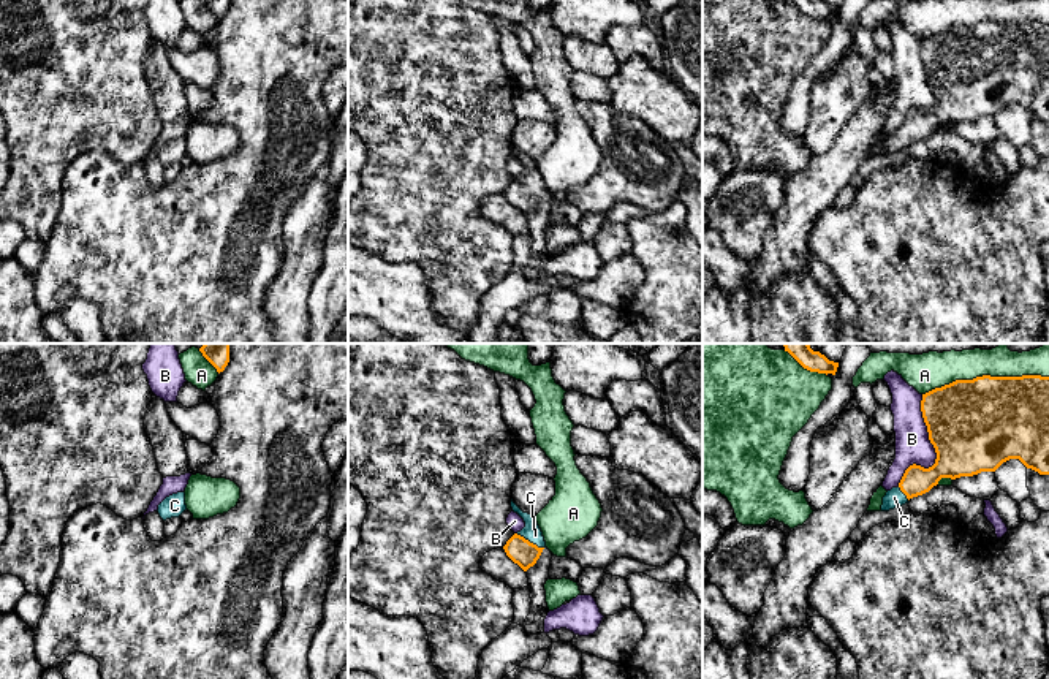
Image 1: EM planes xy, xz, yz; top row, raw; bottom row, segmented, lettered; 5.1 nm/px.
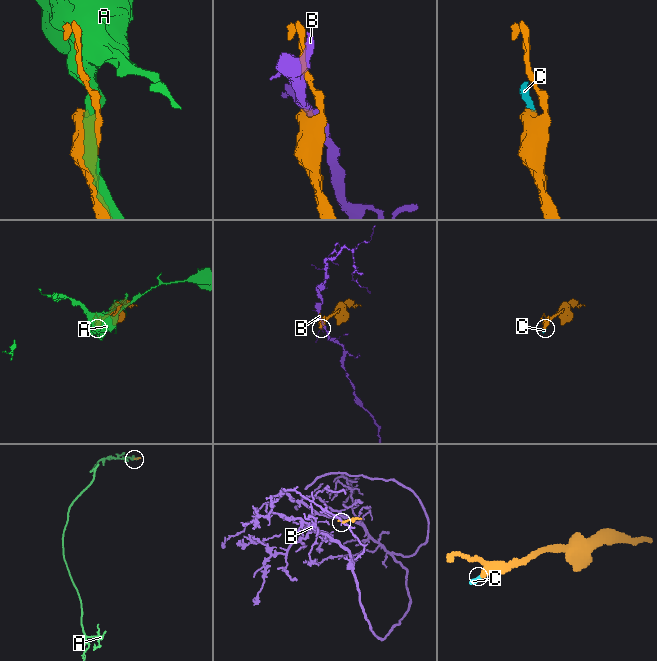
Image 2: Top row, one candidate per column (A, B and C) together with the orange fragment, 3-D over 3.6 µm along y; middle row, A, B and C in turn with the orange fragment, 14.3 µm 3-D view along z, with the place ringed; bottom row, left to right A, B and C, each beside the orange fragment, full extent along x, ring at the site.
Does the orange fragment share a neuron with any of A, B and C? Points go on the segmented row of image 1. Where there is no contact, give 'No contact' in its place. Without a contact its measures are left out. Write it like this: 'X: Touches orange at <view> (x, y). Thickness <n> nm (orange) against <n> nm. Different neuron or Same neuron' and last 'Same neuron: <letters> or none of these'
A: Touches orange at yz (984, 375). Thickness 460 nm (orange) against 180 nm. Different neuron
B: Touches orange at yz (935, 450). Thickness 460 nm (orange) against 180 nm. Different neuron
C: Touches orange at xz (529, 542). Thickness 140 nm (orange) against 90 nm. Same neuron
Same neuron: C

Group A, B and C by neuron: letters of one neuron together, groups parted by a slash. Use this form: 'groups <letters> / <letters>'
groups A / B / C

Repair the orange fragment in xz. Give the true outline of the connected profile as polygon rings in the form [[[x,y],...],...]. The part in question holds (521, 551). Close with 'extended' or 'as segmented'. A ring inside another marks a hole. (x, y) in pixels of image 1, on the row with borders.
[[[511,499],[511,508],[517,513],[525,527],[514,533],[506,544],[503,546],[506,556],[517,563],[524,571],[536,563],[543,549],[546,548],[546,541],[543,532],[536,522],[536,516],[524,513]]] | extended

